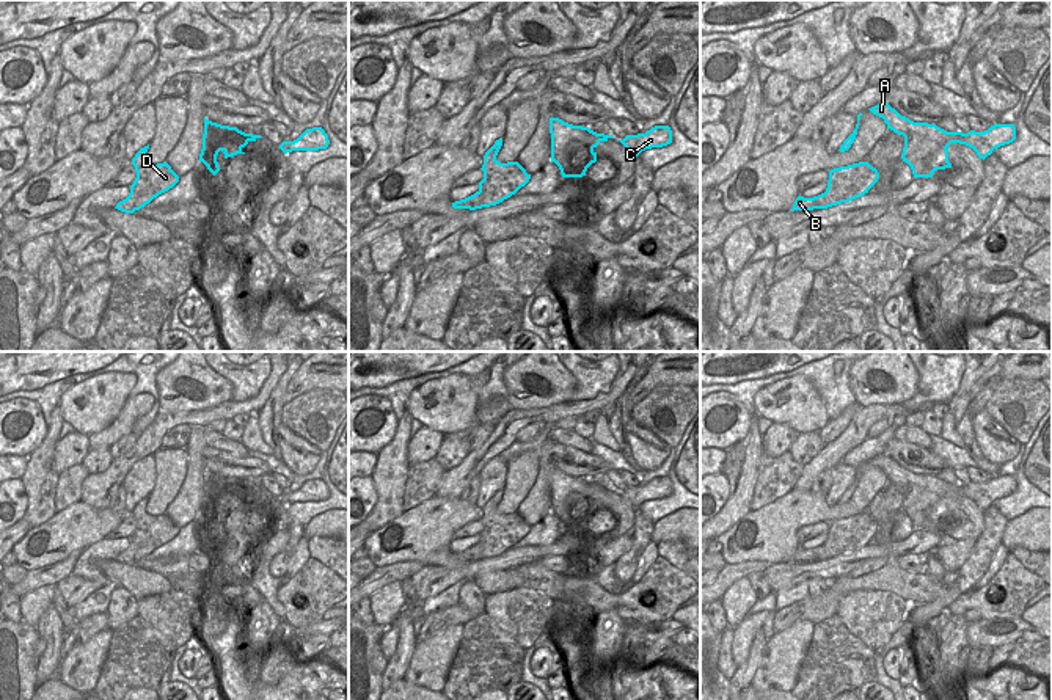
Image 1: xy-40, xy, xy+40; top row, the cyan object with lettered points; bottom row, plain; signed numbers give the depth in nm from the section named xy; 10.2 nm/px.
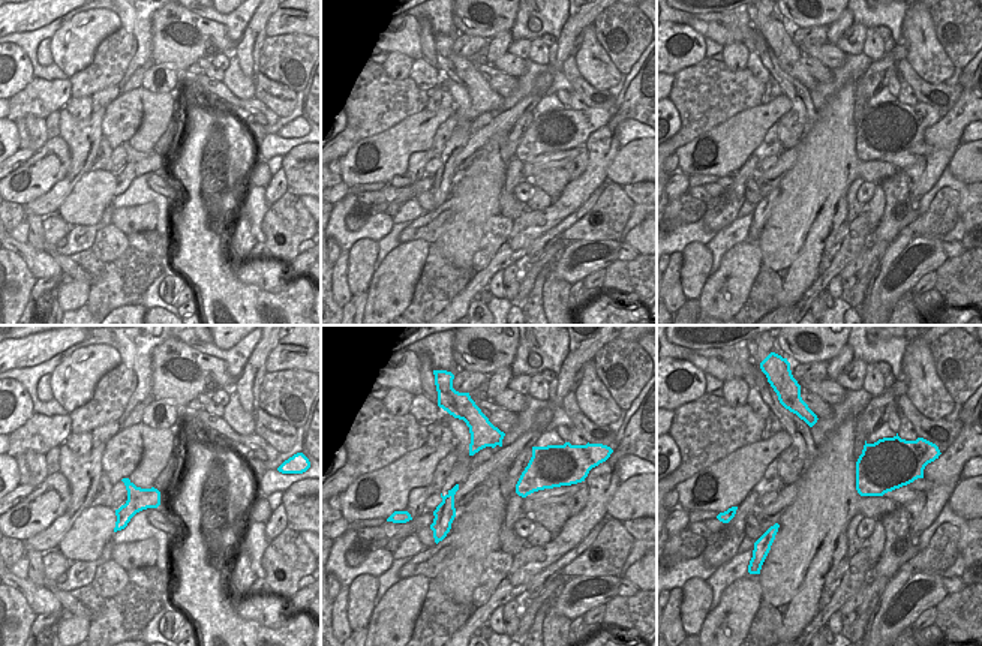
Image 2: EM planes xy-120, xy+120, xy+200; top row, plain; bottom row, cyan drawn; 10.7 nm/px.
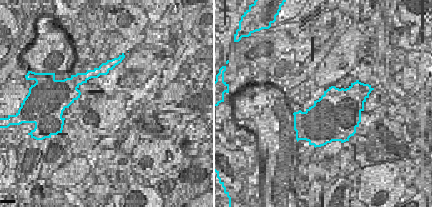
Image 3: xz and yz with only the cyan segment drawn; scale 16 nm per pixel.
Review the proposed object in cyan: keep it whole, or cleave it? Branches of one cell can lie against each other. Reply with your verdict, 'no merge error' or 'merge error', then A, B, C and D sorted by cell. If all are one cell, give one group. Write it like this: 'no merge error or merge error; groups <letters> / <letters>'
merge error; groups A B D / C

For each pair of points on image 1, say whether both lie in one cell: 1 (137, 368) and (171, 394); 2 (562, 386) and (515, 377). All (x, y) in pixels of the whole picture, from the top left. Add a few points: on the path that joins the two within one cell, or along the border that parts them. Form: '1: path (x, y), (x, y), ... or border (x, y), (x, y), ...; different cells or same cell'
1: border (164, 368), (156, 375), (157, 411); different cells
2: path (551, 382), (536, 371), (526, 371); same cell

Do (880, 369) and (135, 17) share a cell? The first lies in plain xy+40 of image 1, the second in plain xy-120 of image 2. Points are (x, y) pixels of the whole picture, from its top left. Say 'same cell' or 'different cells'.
different cells

